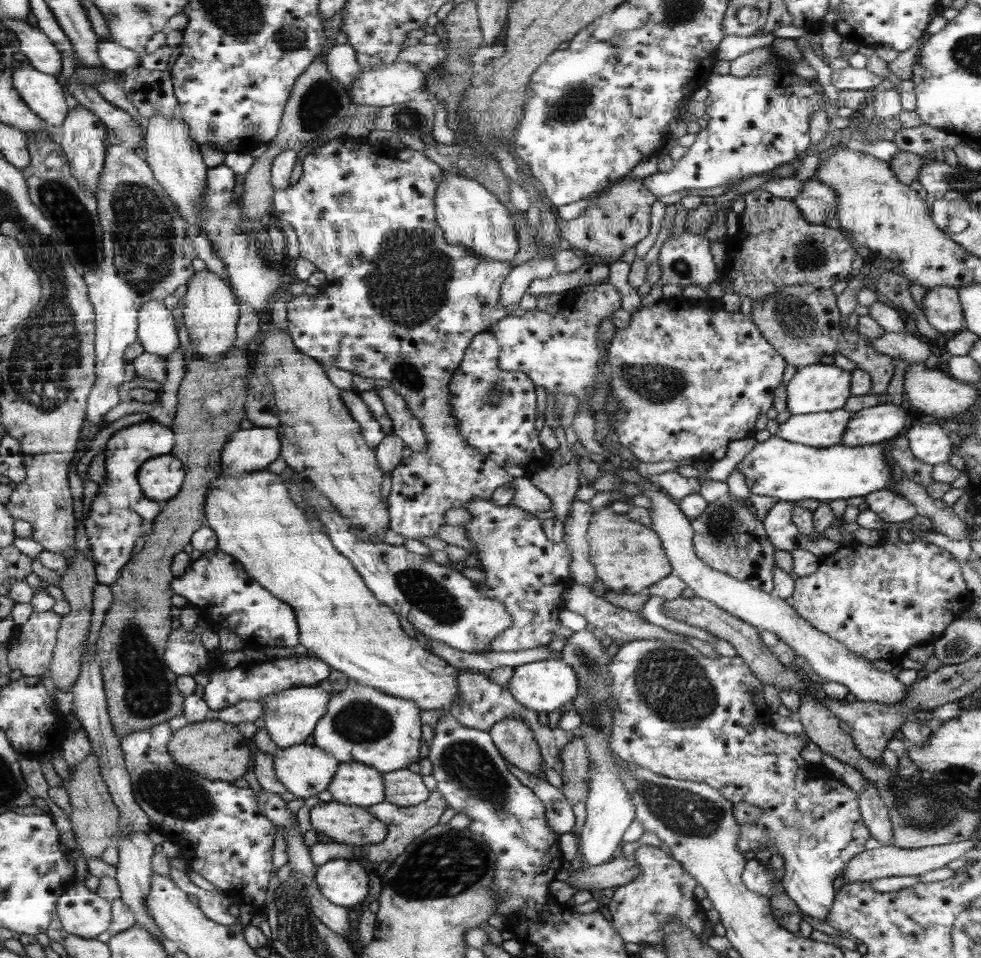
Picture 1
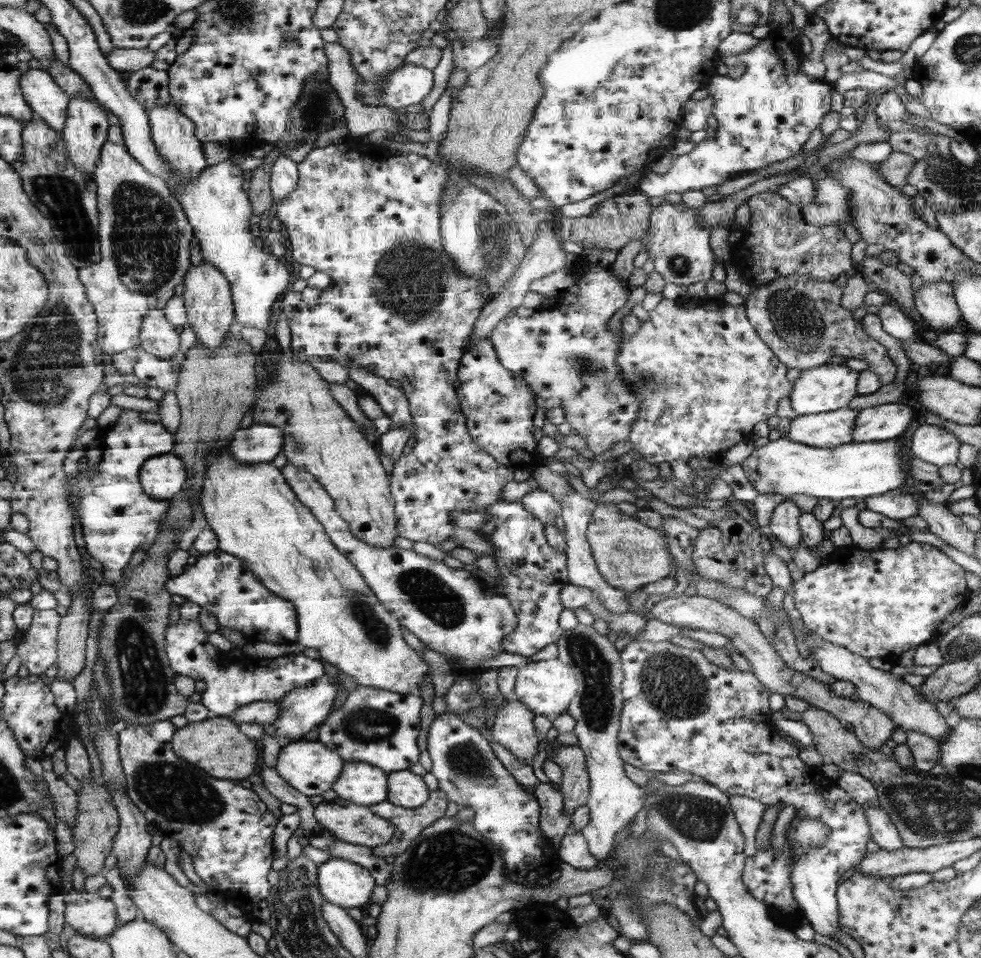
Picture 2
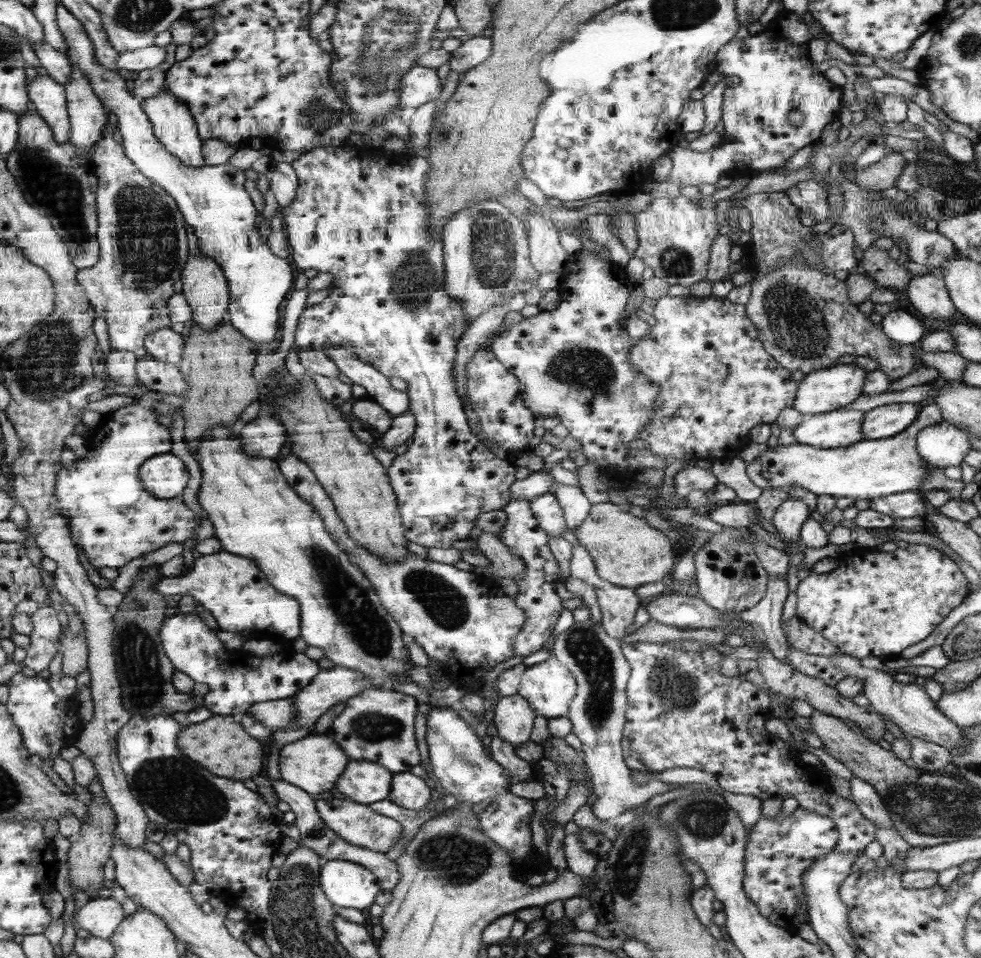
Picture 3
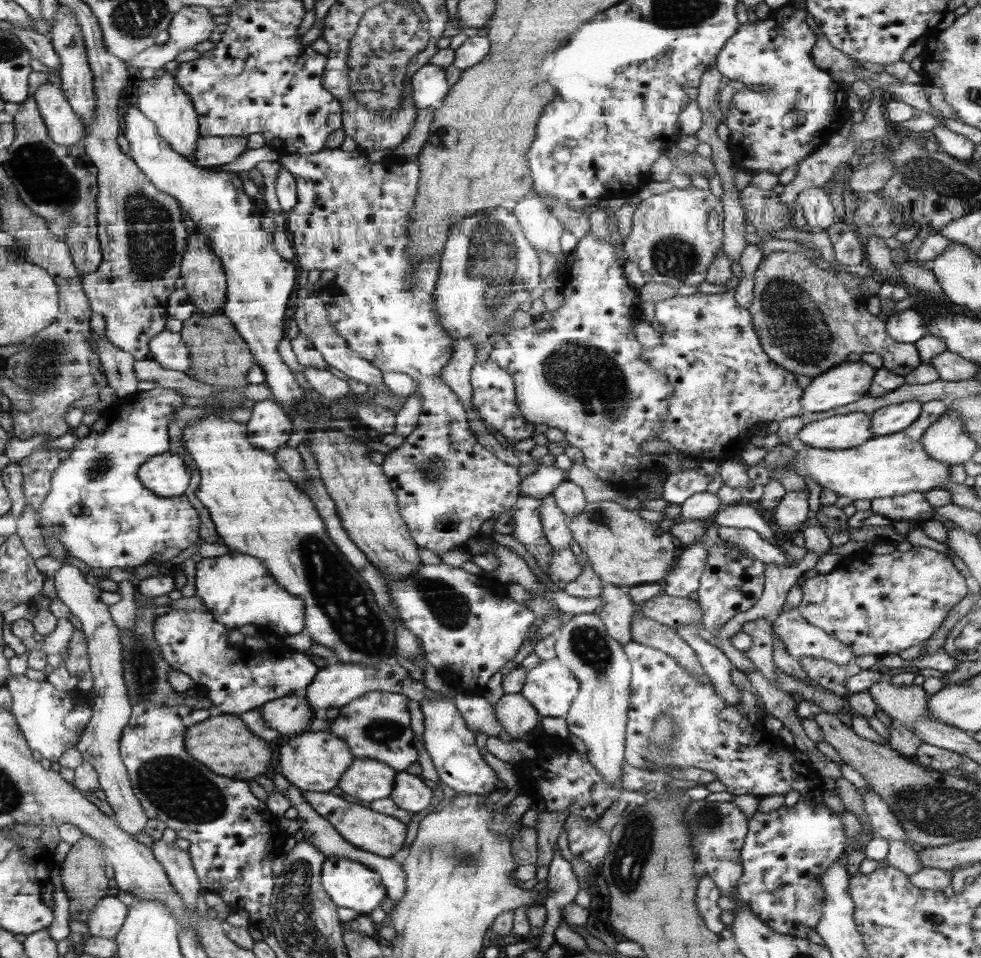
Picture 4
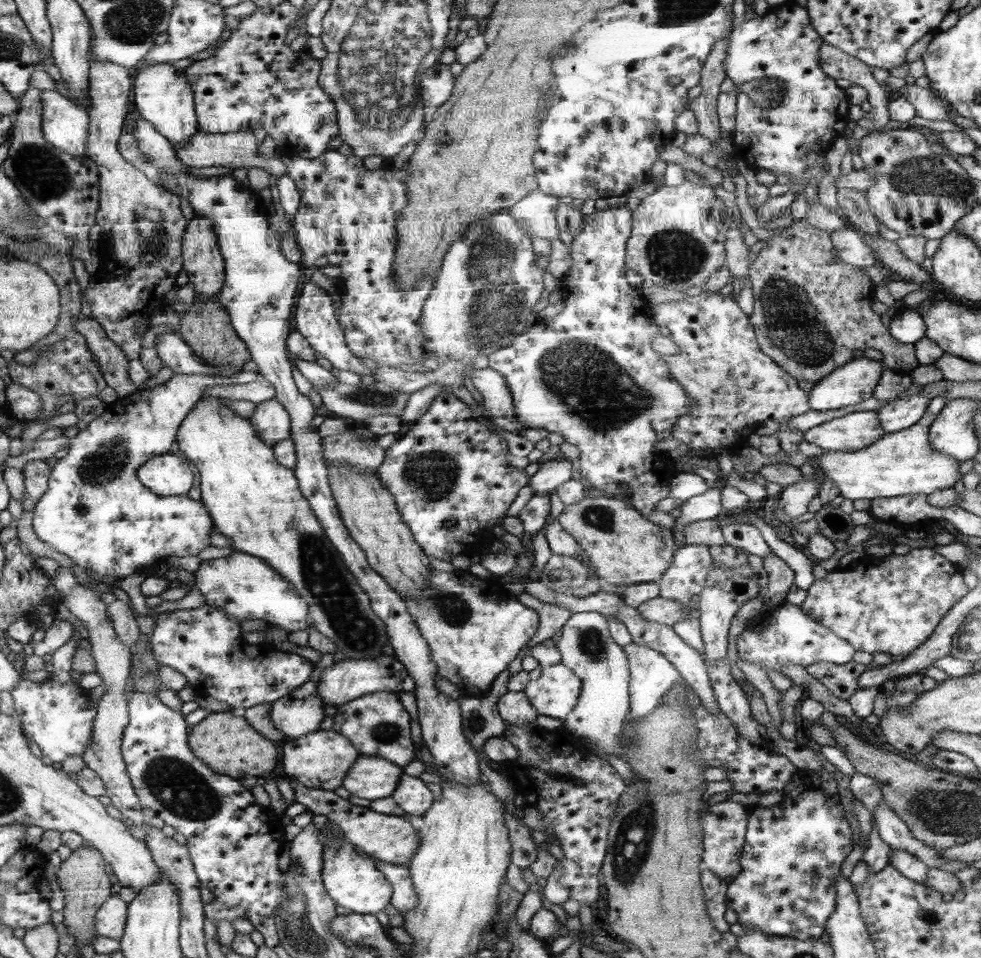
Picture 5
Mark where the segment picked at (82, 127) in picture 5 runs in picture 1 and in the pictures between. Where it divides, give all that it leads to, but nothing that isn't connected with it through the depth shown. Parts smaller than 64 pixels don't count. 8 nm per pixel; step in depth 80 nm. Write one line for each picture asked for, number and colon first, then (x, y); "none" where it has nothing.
1: (42, 92)
2: (49, 101)
3: (48, 97)
4: (65, 127)

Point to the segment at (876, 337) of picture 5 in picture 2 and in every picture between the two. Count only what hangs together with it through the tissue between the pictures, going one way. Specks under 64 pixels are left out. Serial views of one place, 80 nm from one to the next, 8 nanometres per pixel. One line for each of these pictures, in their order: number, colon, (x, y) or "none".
2: (800, 318)
3: (805, 321)
4: (808, 319)

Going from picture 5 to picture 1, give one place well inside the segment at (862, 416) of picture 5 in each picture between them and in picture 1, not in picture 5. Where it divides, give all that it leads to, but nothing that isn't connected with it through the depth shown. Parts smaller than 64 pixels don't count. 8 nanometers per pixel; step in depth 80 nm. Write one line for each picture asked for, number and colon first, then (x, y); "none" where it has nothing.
1: (820, 430)
2: (830, 429)
3: (842, 427)
4: (843, 431)

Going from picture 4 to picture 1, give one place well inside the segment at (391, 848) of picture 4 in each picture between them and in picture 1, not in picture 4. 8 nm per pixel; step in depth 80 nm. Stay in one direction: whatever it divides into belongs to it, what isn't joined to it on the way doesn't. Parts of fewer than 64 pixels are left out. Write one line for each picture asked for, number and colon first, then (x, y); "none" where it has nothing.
1: (347, 824)
2: (350, 822)
3: (355, 823)

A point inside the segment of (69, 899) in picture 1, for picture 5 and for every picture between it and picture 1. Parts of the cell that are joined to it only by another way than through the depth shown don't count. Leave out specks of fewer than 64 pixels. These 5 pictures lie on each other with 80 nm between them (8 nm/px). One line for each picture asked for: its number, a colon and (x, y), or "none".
2: (95, 915)
3: (101, 916)
4: (107, 919)
5: (111, 917)

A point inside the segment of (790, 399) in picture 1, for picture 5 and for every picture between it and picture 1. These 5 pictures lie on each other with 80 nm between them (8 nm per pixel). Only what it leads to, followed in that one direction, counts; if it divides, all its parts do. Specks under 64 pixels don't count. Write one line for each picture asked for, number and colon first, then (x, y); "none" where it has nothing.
2: (831, 387)
3: (832, 388)
4: (843, 384)
5: (850, 384)

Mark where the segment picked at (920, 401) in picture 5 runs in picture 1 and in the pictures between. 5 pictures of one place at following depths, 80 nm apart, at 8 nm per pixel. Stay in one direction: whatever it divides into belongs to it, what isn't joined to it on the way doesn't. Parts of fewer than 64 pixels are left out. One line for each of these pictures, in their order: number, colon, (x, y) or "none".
1: (882, 423)
2: (883, 422)
3: (885, 421)
4: (891, 419)

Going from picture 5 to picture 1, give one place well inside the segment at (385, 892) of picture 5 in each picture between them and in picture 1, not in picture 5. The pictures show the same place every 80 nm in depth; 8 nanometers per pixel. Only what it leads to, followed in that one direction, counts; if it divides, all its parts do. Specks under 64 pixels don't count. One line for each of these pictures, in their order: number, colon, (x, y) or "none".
1: (344, 882)
2: (342, 883)
3: (349, 885)
4: (351, 884)

